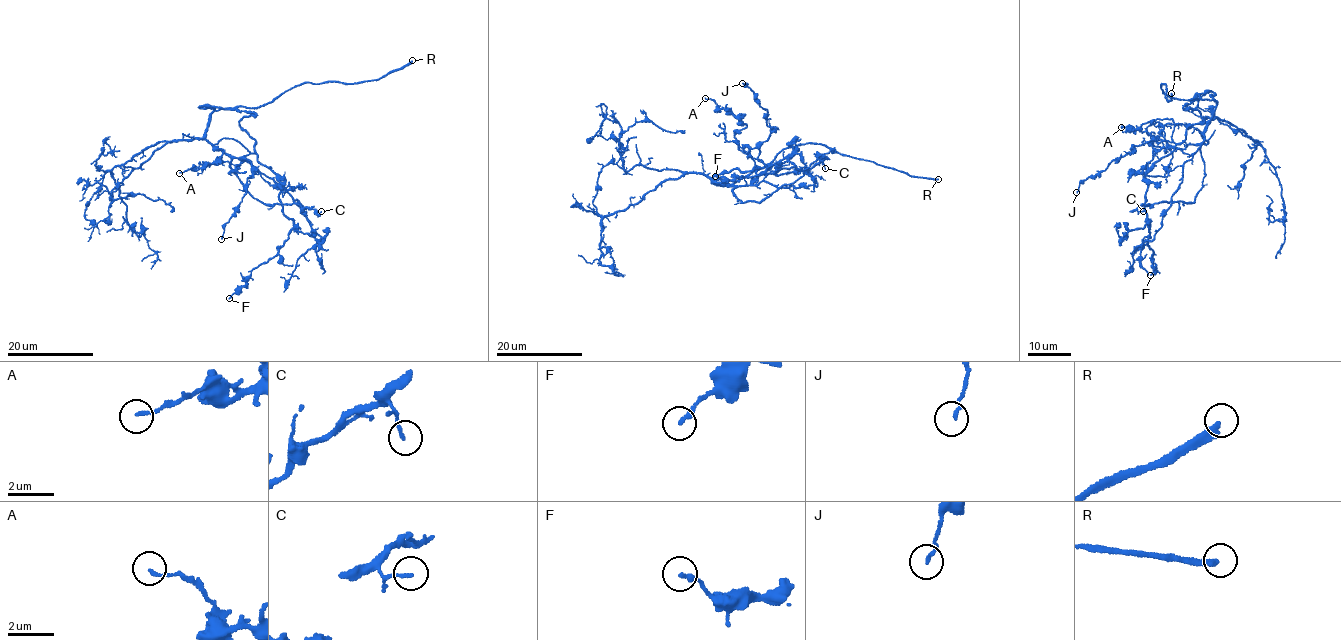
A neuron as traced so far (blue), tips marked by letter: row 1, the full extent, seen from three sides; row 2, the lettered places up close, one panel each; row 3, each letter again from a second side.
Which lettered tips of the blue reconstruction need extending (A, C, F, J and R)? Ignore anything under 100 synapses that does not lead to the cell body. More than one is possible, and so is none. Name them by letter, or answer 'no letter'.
R

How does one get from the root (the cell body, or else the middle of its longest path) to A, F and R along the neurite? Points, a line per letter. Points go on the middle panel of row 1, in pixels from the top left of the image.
A: (722, 186), (774, 164), (751, 183), (767, 173), (761, 160), (738, 148), (734, 135), (746, 125), (705, 98)
F: (722, 186), (714, 182), (757, 185), (794, 154), (786, 158), (795, 167), (786, 174), (727, 180), (715, 176)
R: (722, 186), (733, 184), (762, 169), (785, 148), (811, 142), (911, 175), (938, 179)

